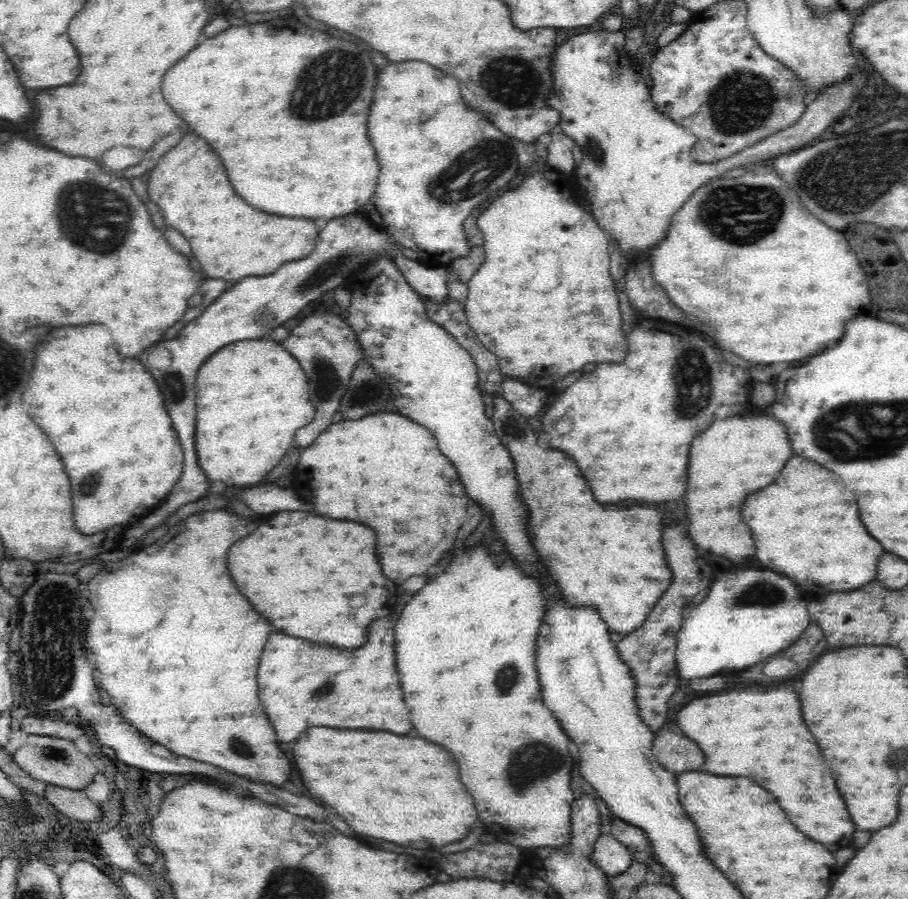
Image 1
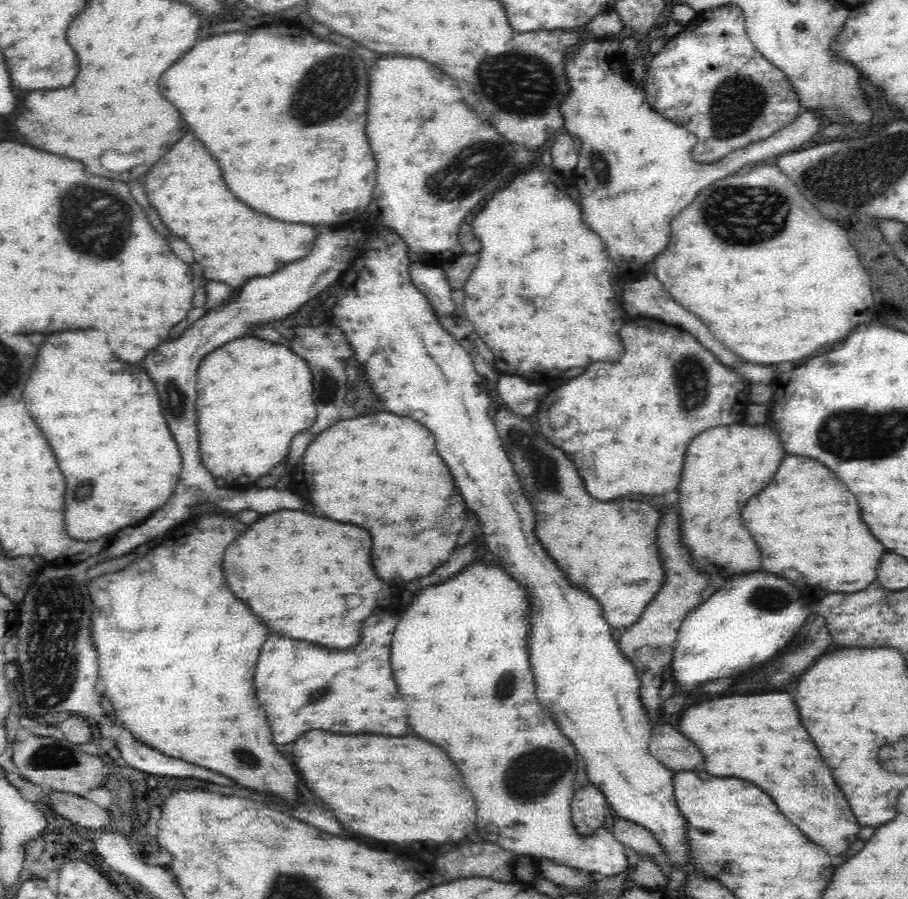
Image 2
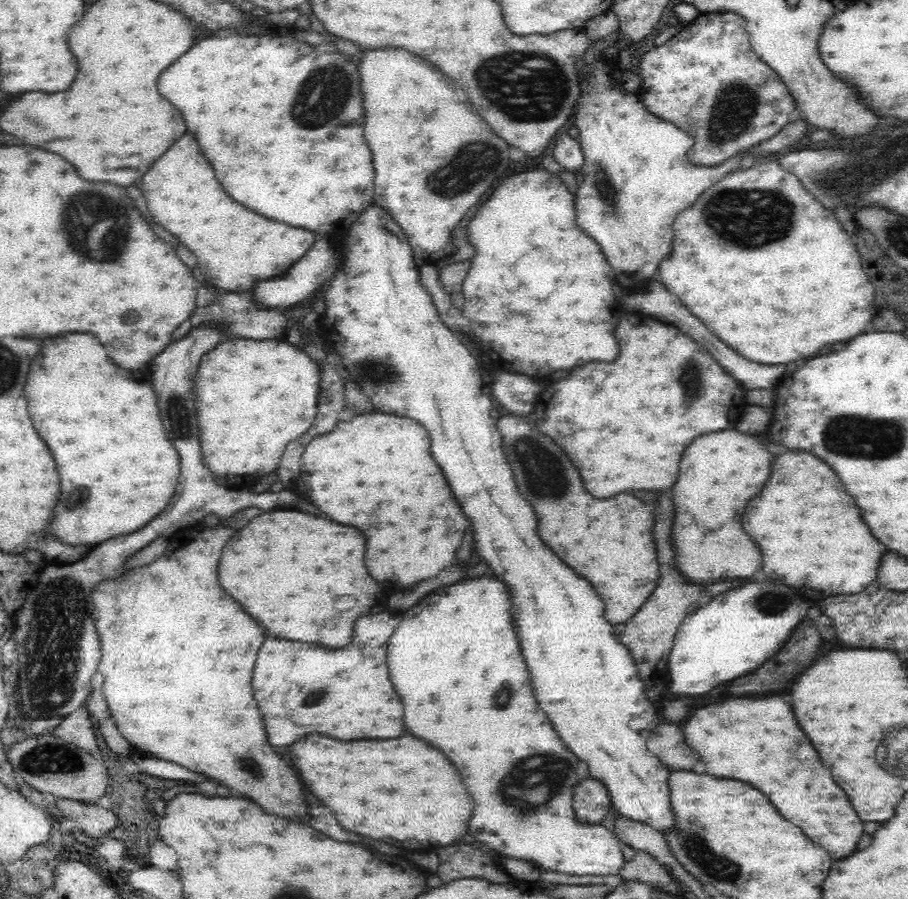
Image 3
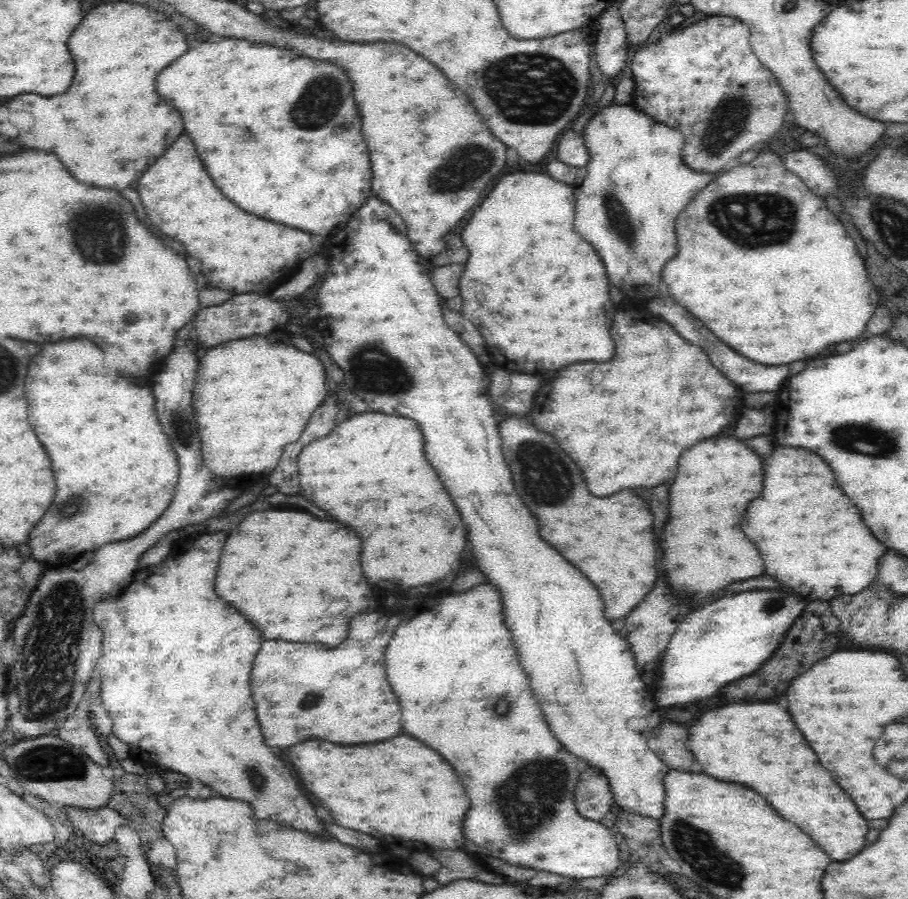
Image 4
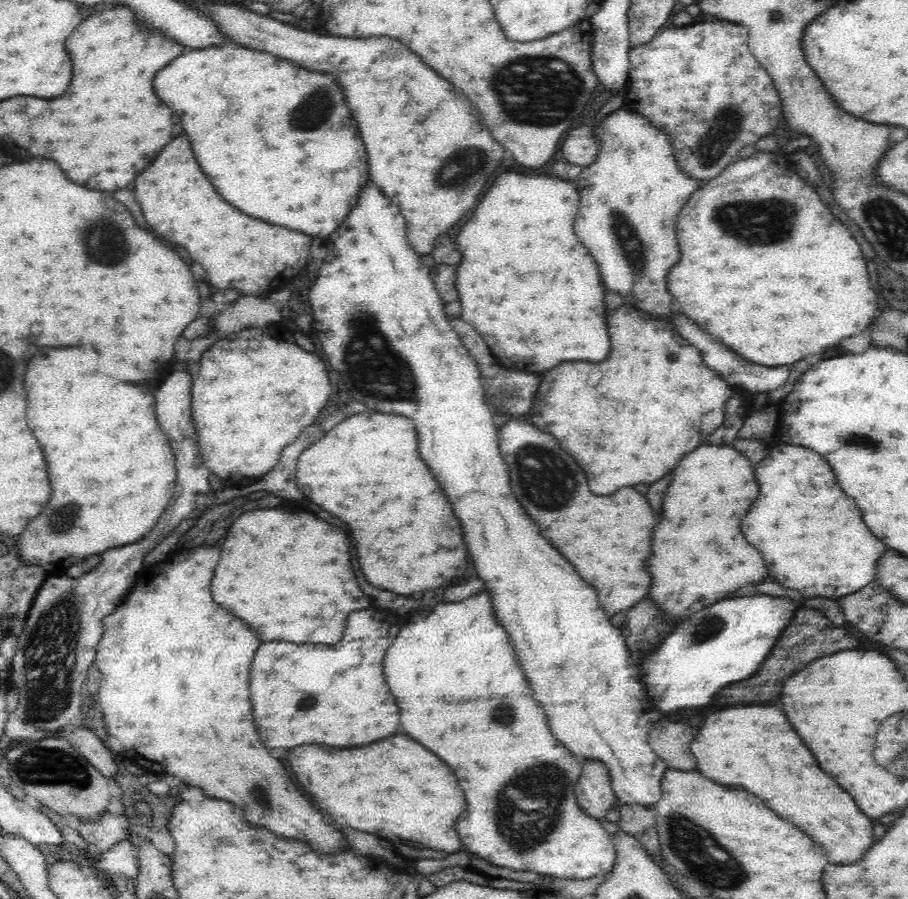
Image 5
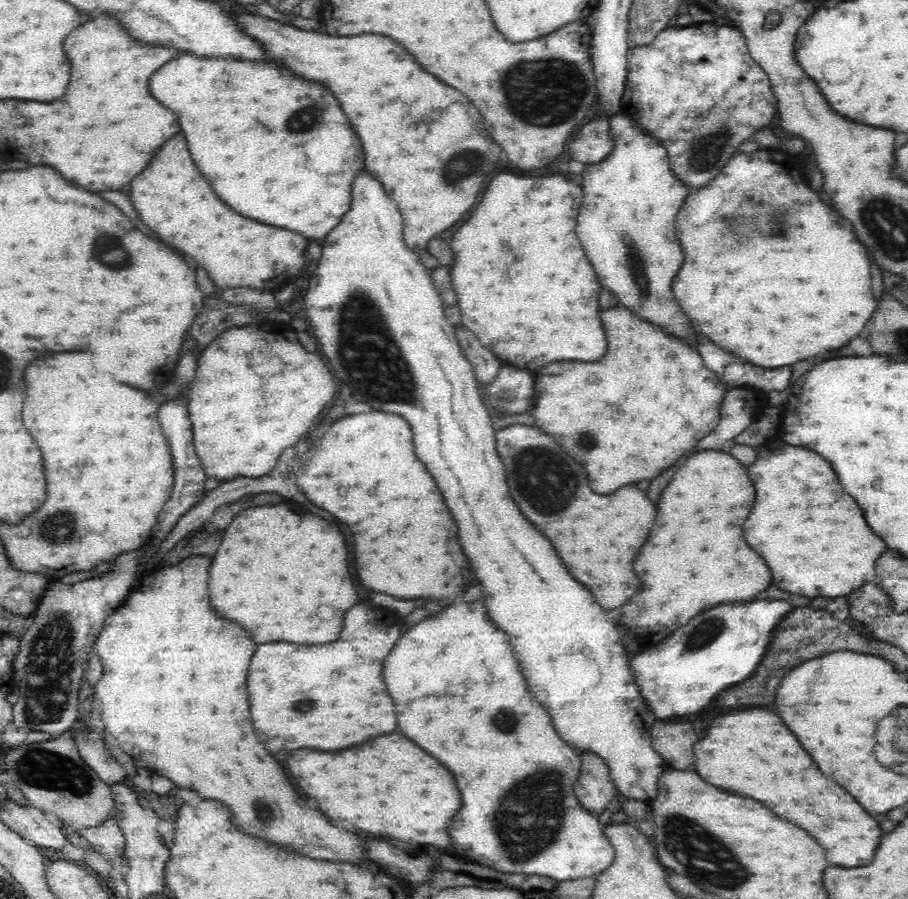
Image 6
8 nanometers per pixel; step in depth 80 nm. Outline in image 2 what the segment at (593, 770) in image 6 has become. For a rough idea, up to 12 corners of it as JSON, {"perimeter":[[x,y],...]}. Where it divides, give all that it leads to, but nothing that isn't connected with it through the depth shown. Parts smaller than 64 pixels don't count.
{"perimeter":[[590,784],[573,794],[571,820],[578,835],[602,828],[609,809]]}

